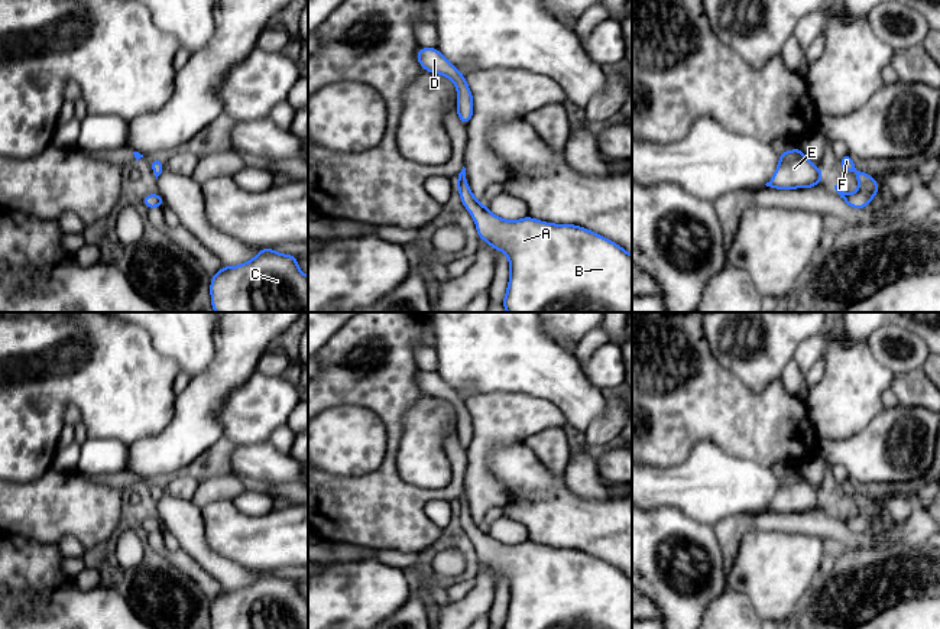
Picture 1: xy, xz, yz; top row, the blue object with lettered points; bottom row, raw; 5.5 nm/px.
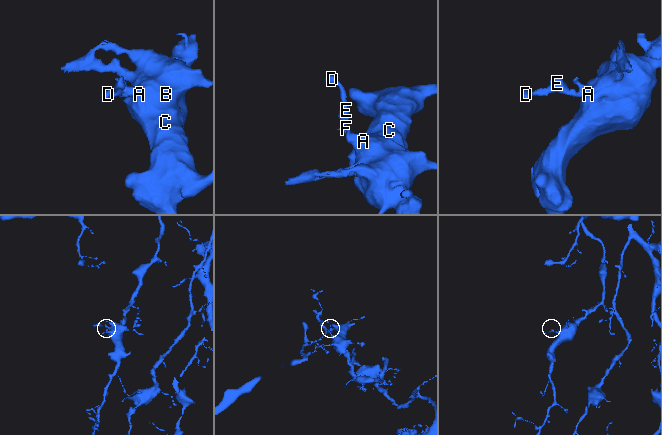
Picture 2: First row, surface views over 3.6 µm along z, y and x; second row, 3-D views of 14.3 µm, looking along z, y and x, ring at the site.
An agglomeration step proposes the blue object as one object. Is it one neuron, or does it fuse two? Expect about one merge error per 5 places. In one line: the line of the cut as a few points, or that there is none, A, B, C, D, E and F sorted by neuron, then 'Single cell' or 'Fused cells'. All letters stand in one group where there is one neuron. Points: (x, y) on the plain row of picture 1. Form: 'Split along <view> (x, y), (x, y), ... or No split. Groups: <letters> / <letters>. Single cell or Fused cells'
No split. Groups: A B C D E F. Single cell

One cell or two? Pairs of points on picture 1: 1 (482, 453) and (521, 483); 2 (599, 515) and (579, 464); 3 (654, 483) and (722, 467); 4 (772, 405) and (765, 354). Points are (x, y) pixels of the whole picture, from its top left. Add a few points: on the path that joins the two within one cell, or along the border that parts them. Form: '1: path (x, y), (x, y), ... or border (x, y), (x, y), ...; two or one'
1: border (518, 441), (489, 454), (490, 472), (506, 488); two
2: border (563, 479), (577, 495), (597, 499), (610, 495); two
3: path (671, 483), (704, 483); one
4: border (736, 375), (755, 391), (762, 391), (778, 379); two

